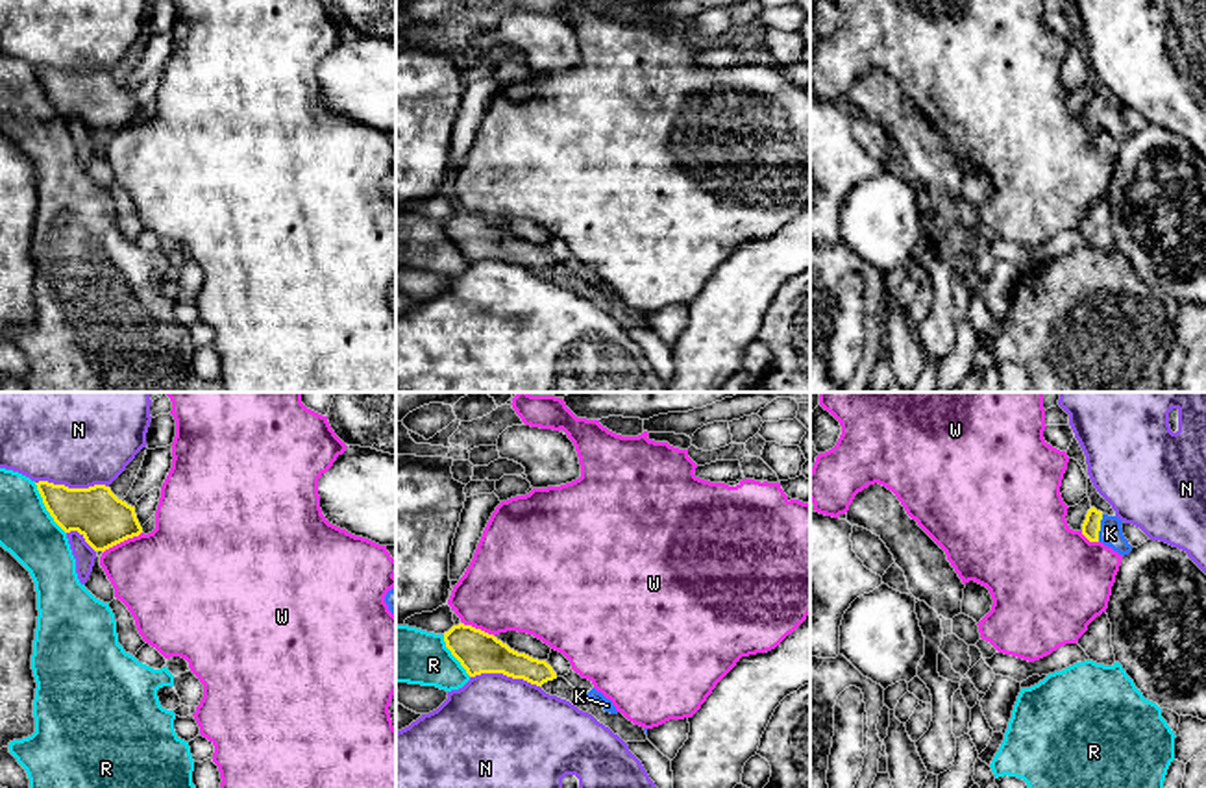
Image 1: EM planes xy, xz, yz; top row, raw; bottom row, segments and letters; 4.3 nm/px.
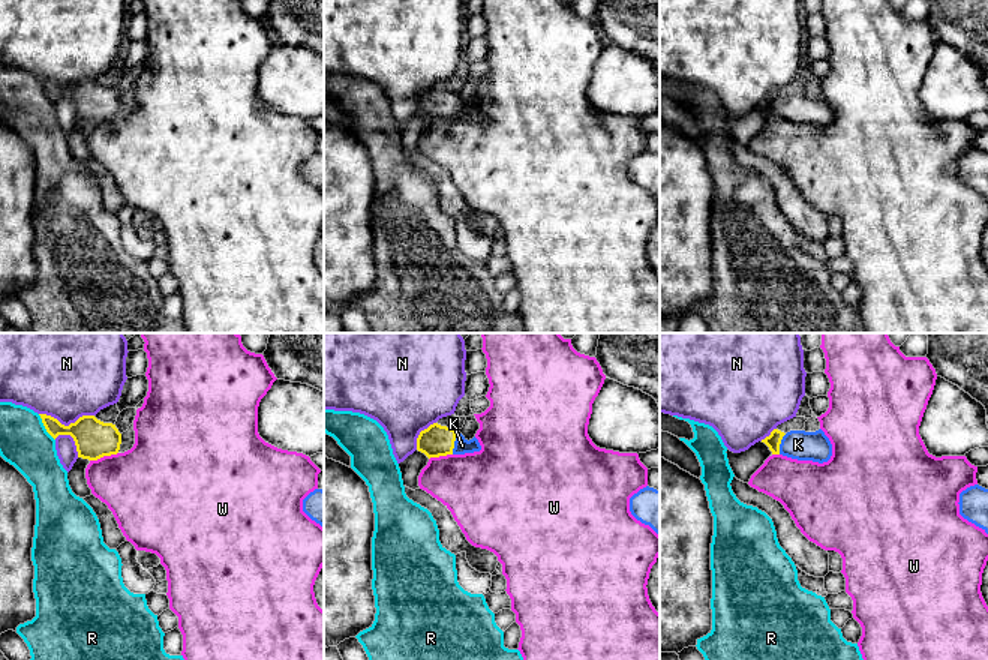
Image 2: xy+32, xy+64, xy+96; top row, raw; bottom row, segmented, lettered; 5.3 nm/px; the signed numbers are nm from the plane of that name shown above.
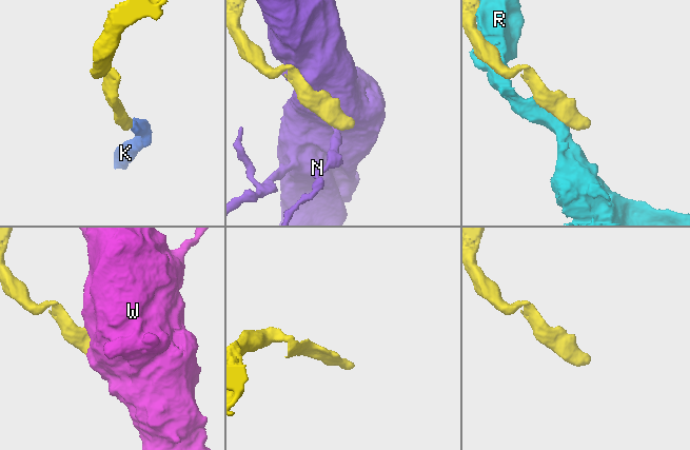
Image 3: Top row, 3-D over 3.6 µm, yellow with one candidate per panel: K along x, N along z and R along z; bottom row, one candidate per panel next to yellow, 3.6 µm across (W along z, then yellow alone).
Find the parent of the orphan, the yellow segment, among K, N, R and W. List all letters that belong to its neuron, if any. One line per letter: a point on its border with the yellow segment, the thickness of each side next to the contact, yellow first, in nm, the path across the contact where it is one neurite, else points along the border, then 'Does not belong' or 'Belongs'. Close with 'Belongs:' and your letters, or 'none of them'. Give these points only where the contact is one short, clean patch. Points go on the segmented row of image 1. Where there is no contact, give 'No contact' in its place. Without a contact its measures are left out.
K: Touches yellow at yz (1099, 528). Thickness 80 nm (yellow) against 100 nm. Path across: yz (1092, 524), (1099, 528), (1110, 533). Belongs
N: Touches yellow at xy (73, 489). Thickness 240 nm (yellow) against 480 nm. Does not belong
R: Touches yellow at xy (47, 509). Thickness 220 nm (yellow) against 240 nm. Does not belong
W: Touches yellow at xy (123, 541). Thickness 240 nm (yellow) against 420 nm. Does not belong
Belongs: K

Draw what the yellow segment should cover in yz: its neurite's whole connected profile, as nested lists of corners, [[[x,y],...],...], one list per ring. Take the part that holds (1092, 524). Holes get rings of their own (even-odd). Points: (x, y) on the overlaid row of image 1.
[[[1091,507],[1082,523],[1082,535],[1089,542],[1102,542],[1104,546],[1125,557],[1132,551],[1132,546],[1125,538],[1121,525],[1123,522],[1117,516],[1102,514],[1095,507]]]

